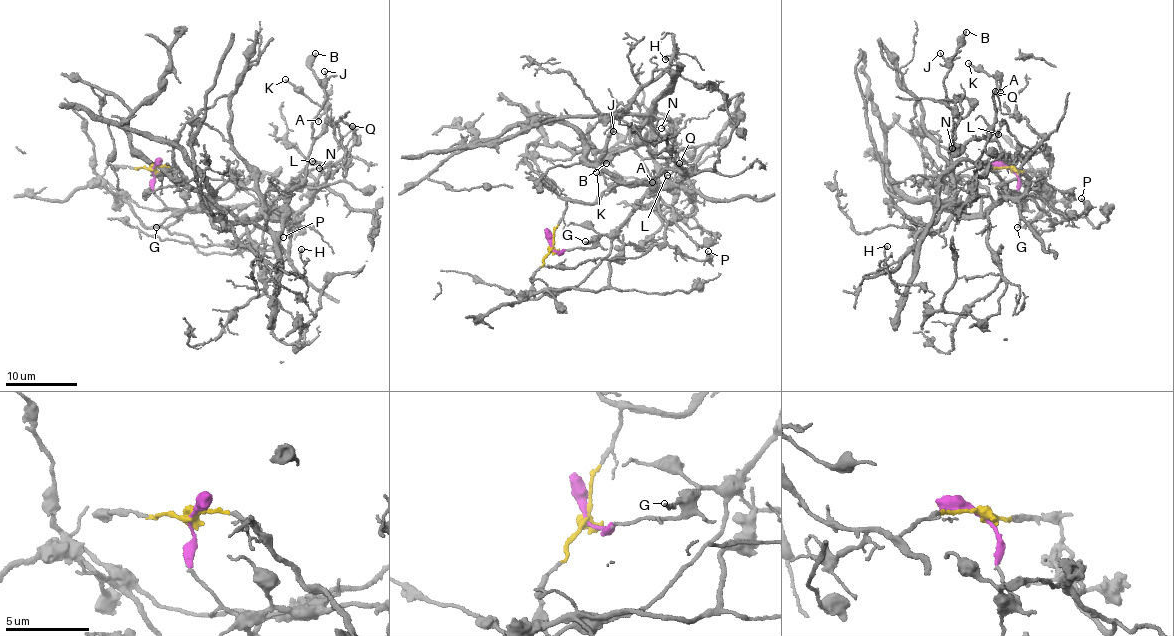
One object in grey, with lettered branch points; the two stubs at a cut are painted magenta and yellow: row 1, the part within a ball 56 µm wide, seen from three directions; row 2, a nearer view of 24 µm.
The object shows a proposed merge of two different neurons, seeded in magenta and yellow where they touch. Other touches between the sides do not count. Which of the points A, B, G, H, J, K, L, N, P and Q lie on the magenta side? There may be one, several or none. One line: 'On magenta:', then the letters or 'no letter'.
On magenta: A, B, G, J, K, Q

